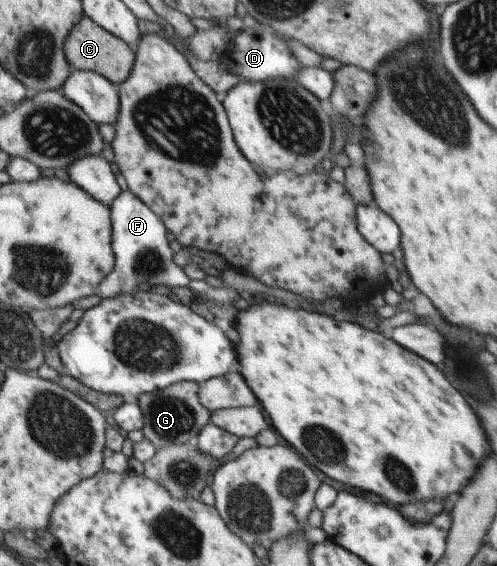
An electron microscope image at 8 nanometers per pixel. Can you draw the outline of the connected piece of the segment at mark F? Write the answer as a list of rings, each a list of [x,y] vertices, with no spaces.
[[[130,190],[120,192],[109,207],[112,224],[112,247],[115,264],[112,271],[95,287],[101,301],[137,294],[139,291],[169,291],[171,287],[186,287],[189,277],[174,264],[175,253],[167,238],[168,229],[163,220],[144,205]]]

